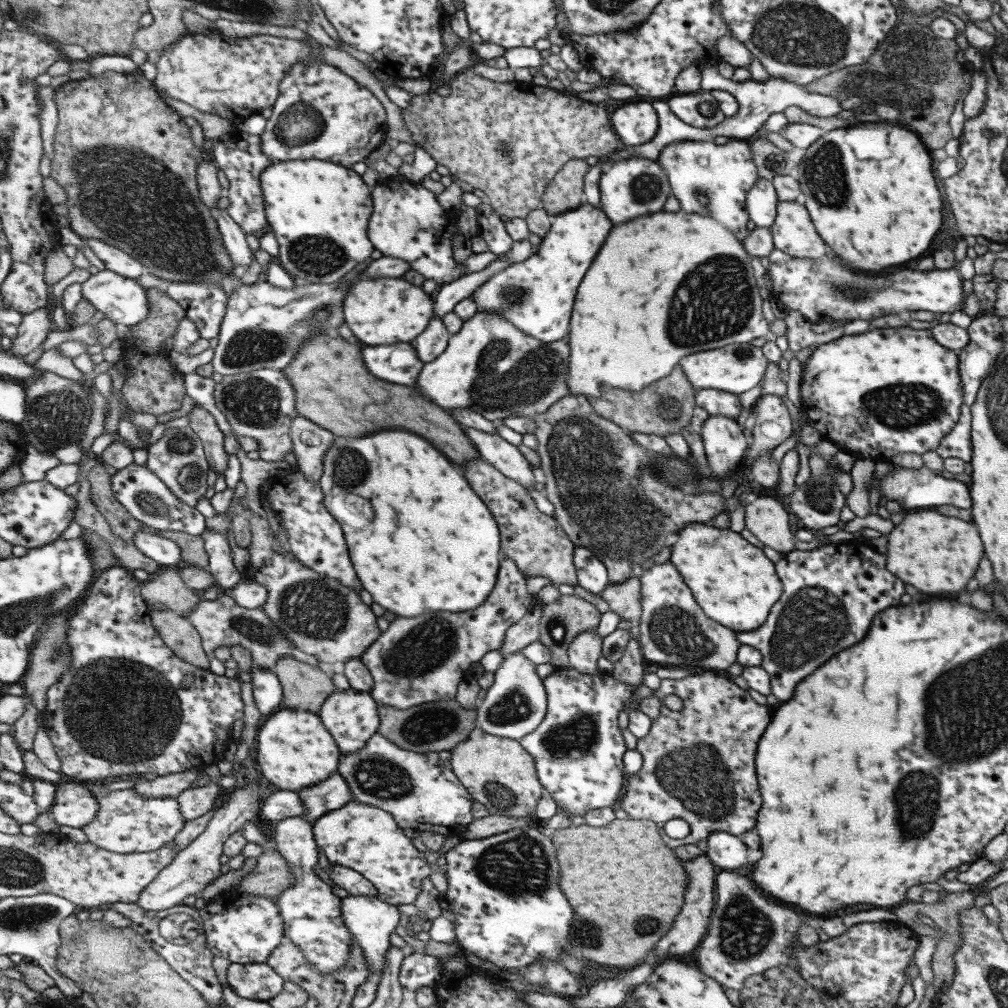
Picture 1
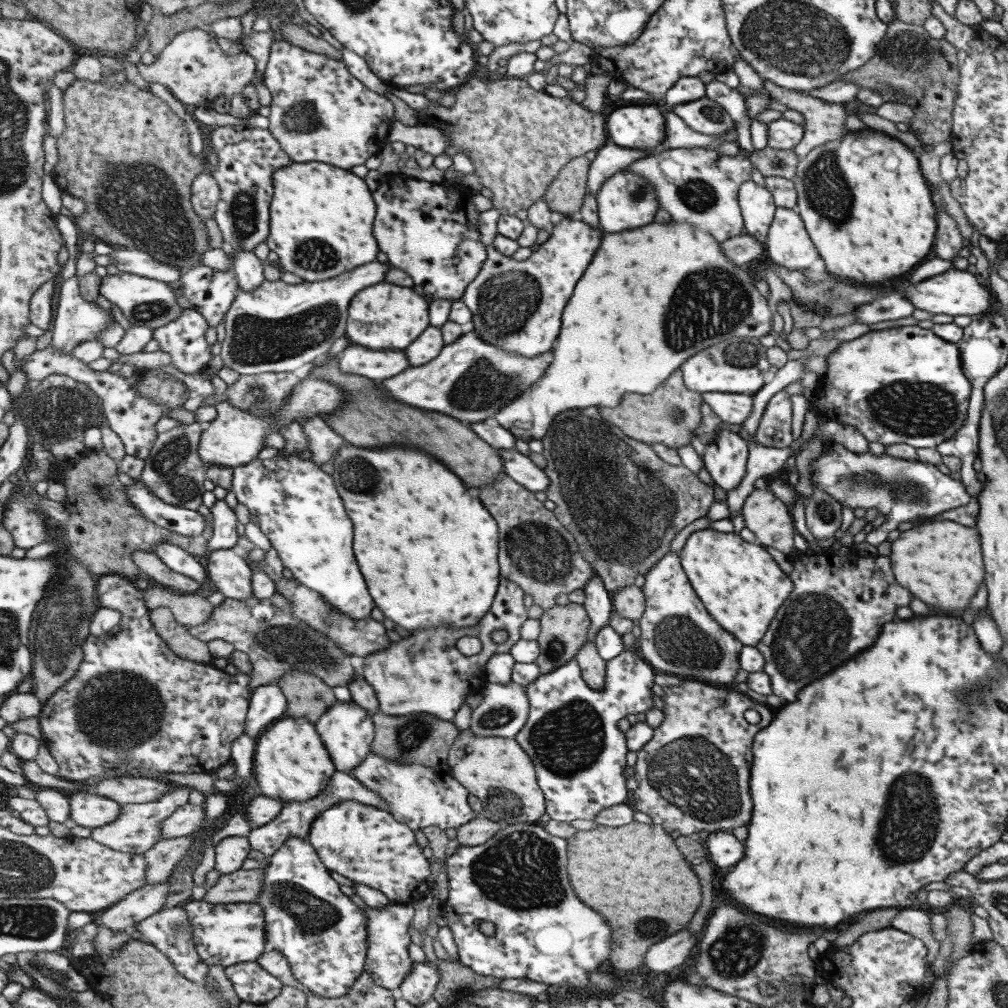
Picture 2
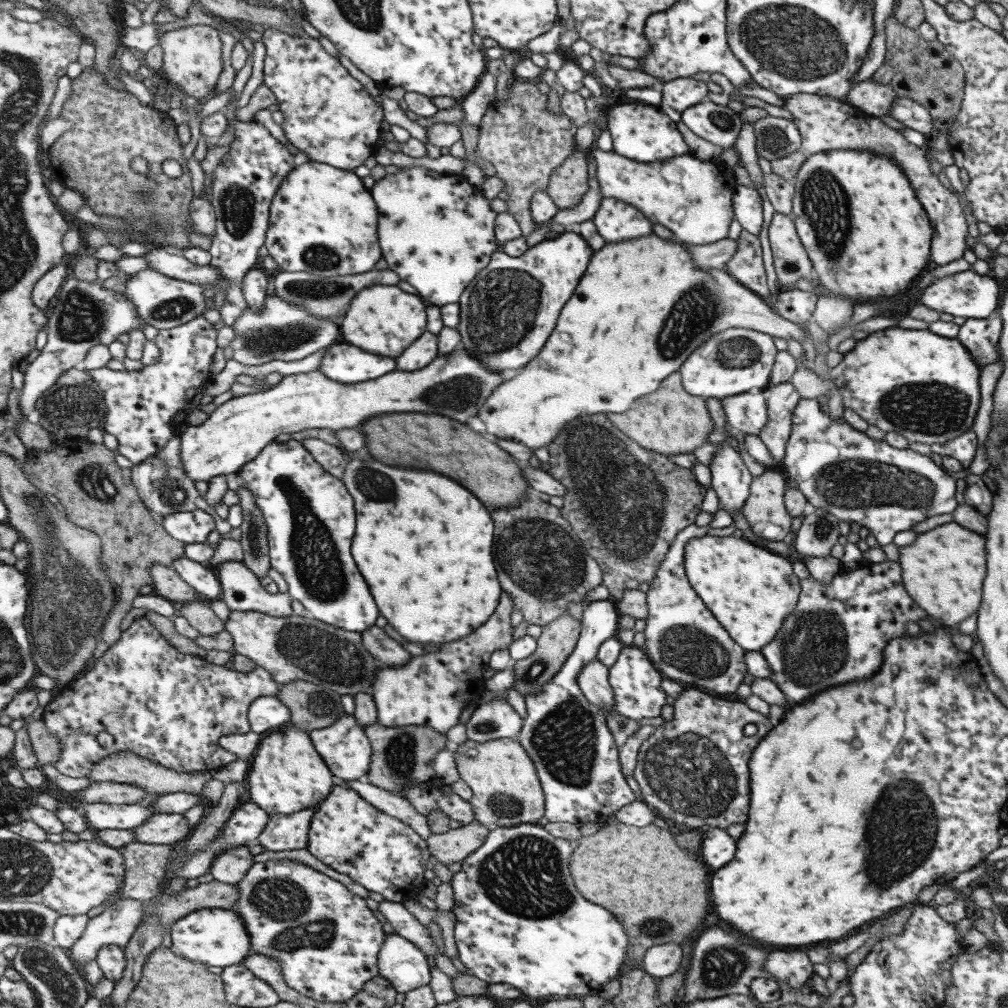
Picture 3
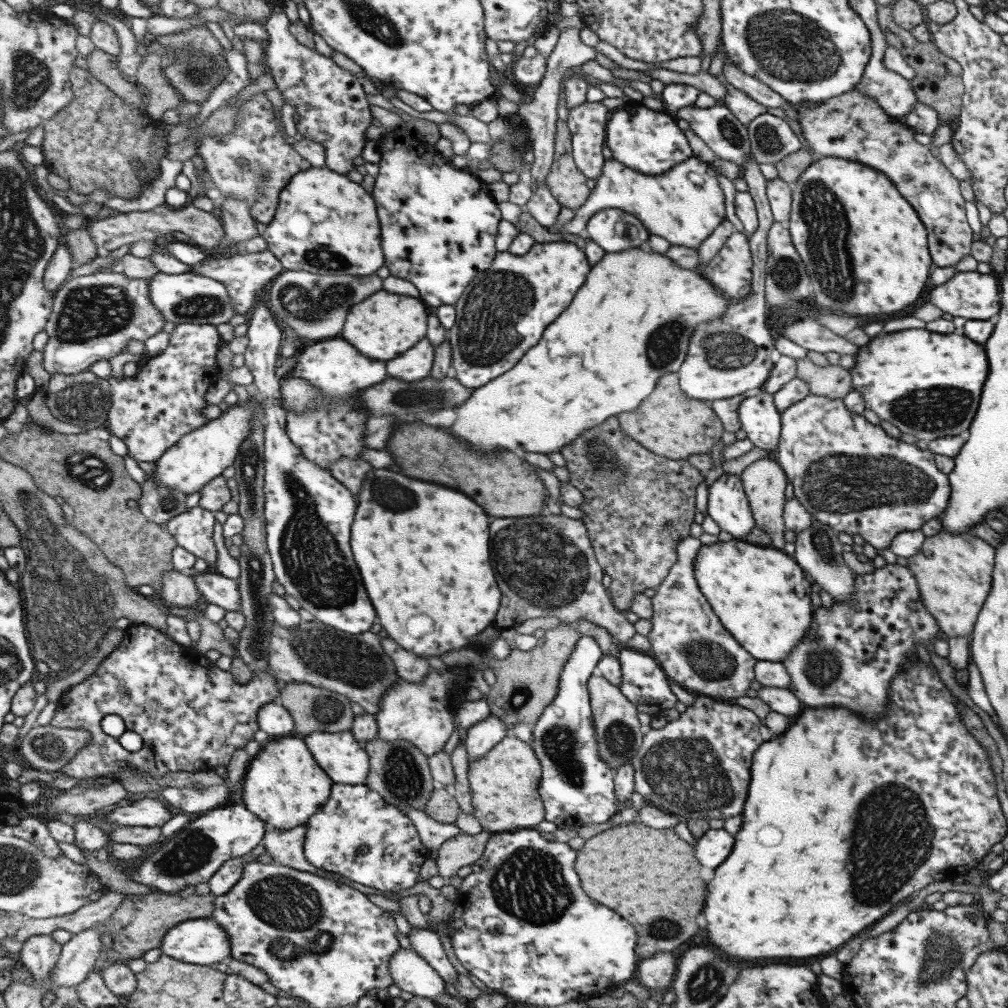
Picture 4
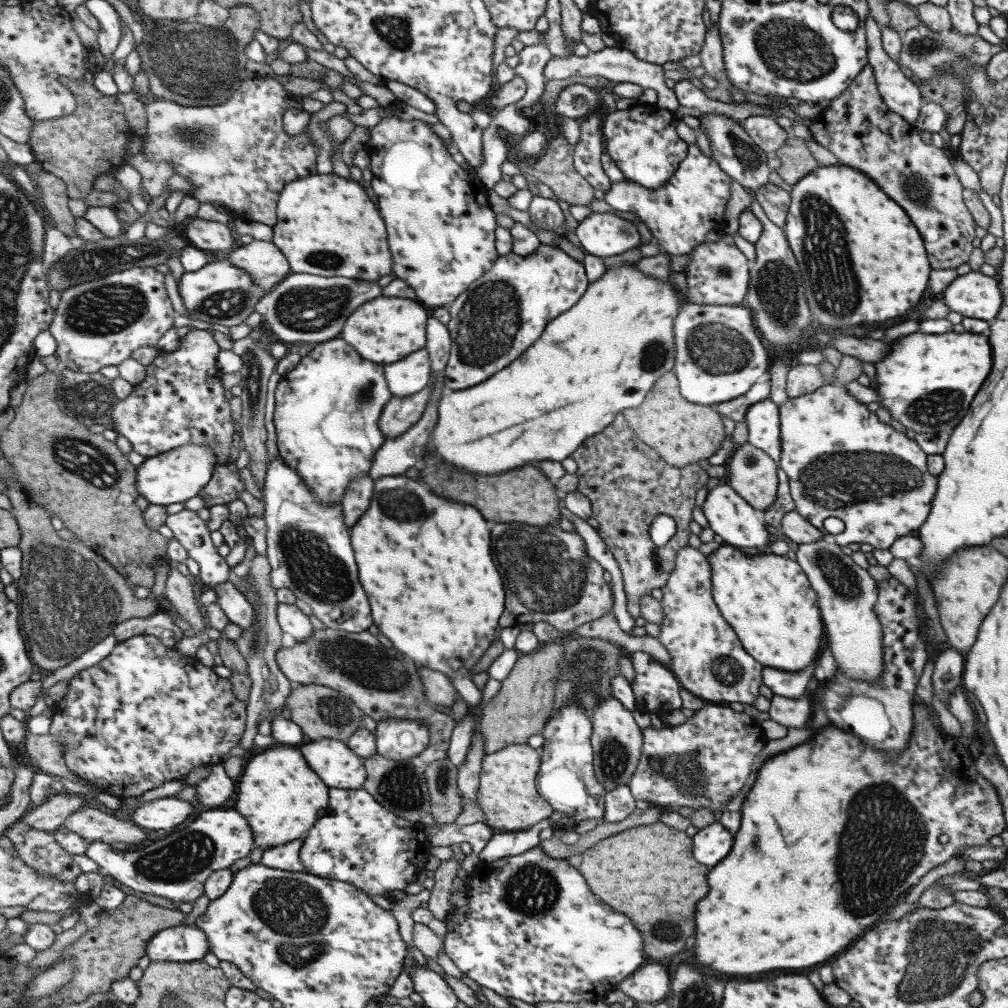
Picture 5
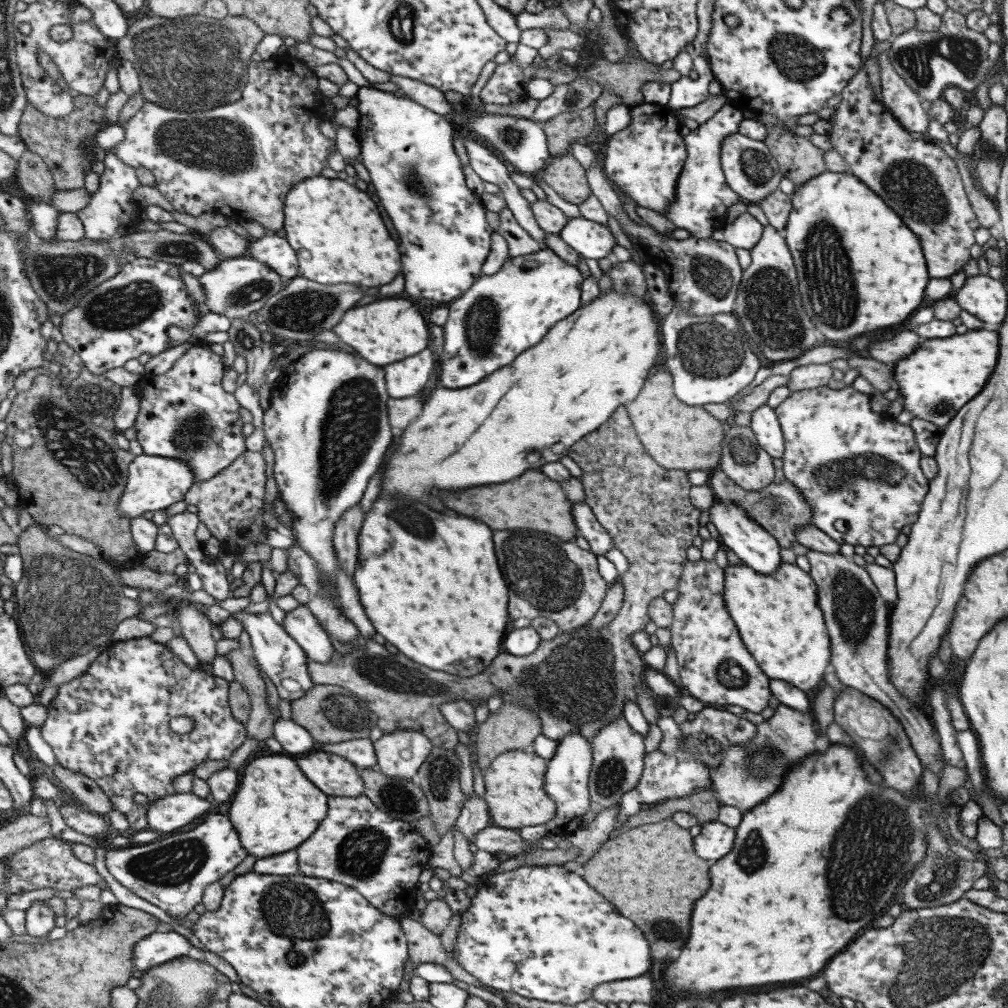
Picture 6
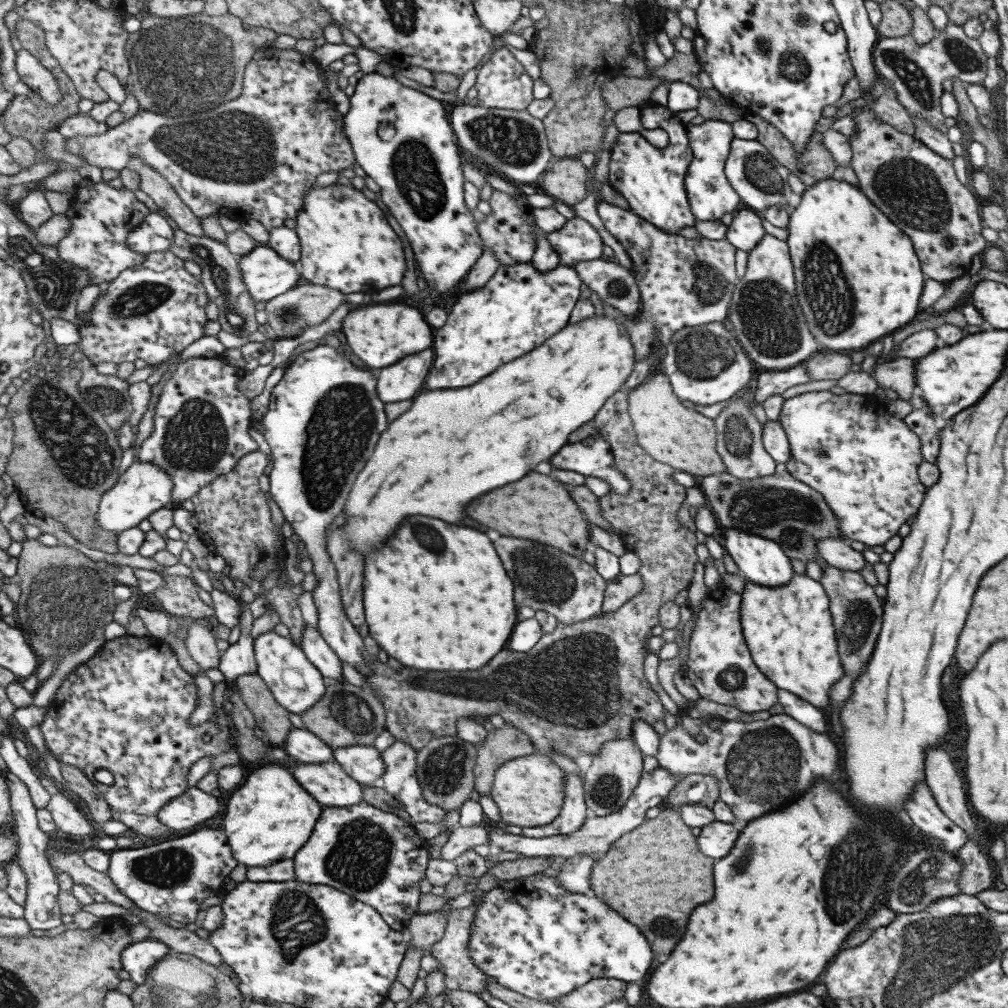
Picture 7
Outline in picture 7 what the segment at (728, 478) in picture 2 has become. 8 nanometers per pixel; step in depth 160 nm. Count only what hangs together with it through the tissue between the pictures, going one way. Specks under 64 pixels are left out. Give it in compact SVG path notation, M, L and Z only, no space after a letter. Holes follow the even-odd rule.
M736 528L724 530L723 551L733 559L737 566L738 574L741 574L745 580L761 585L762 587L780 587L789 582L793 570L790 565L790 559L785 556L778 544L765 537L755 536L748 532L740 531Z

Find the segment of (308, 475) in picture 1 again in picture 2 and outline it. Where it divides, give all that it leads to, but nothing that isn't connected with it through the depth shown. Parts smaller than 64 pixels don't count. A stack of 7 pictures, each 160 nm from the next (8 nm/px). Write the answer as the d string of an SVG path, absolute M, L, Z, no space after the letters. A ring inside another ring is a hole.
M321 416L309 417L300 425L301 433L307 439L307 451L311 454L311 463L317 466L331 460L341 446L347 446L347 442L333 432Z

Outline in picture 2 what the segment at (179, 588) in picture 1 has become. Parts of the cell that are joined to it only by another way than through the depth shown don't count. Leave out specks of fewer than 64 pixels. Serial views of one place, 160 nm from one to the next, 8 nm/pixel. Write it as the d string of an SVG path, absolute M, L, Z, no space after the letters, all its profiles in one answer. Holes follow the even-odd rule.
M167 587L146 588L142 591L144 605L149 609L168 608L175 622L194 627L208 619L213 605L195 593L178 593Z

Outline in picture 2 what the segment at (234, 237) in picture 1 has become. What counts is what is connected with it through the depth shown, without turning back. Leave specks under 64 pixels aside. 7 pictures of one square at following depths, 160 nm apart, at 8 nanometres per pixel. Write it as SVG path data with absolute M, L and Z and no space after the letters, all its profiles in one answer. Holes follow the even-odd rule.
M237 249L232 254L232 271L238 286L244 291L253 290L263 278L264 262L253 255L253 251Z

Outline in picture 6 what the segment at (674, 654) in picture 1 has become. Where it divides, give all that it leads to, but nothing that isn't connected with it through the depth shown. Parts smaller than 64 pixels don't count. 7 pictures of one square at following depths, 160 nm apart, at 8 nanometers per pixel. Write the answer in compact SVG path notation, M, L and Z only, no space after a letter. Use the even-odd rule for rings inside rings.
M697 560L683 564L677 586L677 600L671 605L672 621L668 626L670 644L676 656L682 691L702 704L718 708L739 706L749 712L760 713L768 706L771 696L770 679L758 667L756 660L743 646L733 620L724 605L724 572L715 562Z

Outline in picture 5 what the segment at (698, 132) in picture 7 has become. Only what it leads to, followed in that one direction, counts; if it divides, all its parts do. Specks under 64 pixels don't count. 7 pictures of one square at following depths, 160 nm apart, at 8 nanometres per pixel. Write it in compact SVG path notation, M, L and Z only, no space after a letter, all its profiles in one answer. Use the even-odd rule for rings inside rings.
M696 144L688 145L685 158L659 188L645 188L622 179L610 182L603 200L617 212L632 212L637 221L649 230L652 240L668 255L688 254L705 240L710 230L723 222L723 210L729 196L730 178L699 151Z

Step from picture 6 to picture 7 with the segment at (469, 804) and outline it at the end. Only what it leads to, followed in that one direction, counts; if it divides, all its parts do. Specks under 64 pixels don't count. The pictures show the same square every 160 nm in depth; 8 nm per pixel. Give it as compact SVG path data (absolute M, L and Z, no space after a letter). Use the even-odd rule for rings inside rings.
M482 824L459 826L450 830L447 841L441 847L439 859L451 861L463 851L473 846L479 846L479 844L488 844L488 832L485 831Z

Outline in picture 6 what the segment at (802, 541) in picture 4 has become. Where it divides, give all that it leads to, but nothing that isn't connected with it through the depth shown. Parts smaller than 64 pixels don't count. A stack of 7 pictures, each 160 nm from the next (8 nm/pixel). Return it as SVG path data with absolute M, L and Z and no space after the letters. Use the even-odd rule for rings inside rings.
M808 550L805 557L809 561L808 575L816 586L816 604L821 609L823 624L826 626L827 634L829 634L829 650L831 650L829 664L833 668L835 678L842 685L857 689L861 694L873 698L873 700L880 702L887 708L903 727L904 733L908 736L910 745L921 761L923 768L928 766L931 772L937 774L939 778L941 769L947 764L942 759L940 742L935 738L937 734L934 727L928 716L897 692L889 678L886 661L889 605L879 596L868 572L863 567L854 564L849 558L845 558L840 554L823 554L823 552L815 552L814 550Z

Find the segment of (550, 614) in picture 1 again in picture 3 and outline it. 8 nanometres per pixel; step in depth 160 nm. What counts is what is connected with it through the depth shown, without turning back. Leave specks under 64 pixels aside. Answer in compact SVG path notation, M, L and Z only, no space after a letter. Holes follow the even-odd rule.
M561 613L556 619L542 626L541 634L536 638L535 650L521 660L512 663L515 682L510 686L525 698L529 694L537 694L544 684L561 668L568 654L573 650L580 633L580 621L569 615Z

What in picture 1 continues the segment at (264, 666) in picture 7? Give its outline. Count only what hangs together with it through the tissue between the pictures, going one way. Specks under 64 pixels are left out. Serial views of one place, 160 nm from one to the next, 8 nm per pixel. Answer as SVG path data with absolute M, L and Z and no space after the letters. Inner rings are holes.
M147 528L132 536L132 543L143 555L151 558L158 567L180 568L180 548L166 536L157 535Z

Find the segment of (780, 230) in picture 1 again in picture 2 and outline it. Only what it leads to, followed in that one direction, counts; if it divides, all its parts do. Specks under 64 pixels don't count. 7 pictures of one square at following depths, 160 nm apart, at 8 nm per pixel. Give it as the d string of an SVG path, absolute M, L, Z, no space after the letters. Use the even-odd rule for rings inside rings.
M788 208L774 210L763 247L773 263L789 270L803 271L819 257L799 214Z

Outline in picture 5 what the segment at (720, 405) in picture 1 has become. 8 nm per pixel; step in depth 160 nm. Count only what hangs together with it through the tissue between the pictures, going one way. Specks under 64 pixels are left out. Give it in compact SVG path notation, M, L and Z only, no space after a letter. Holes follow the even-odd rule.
M768 398L760 400L745 411L743 421L747 426L747 443L765 452L773 462L780 456L778 405Z

